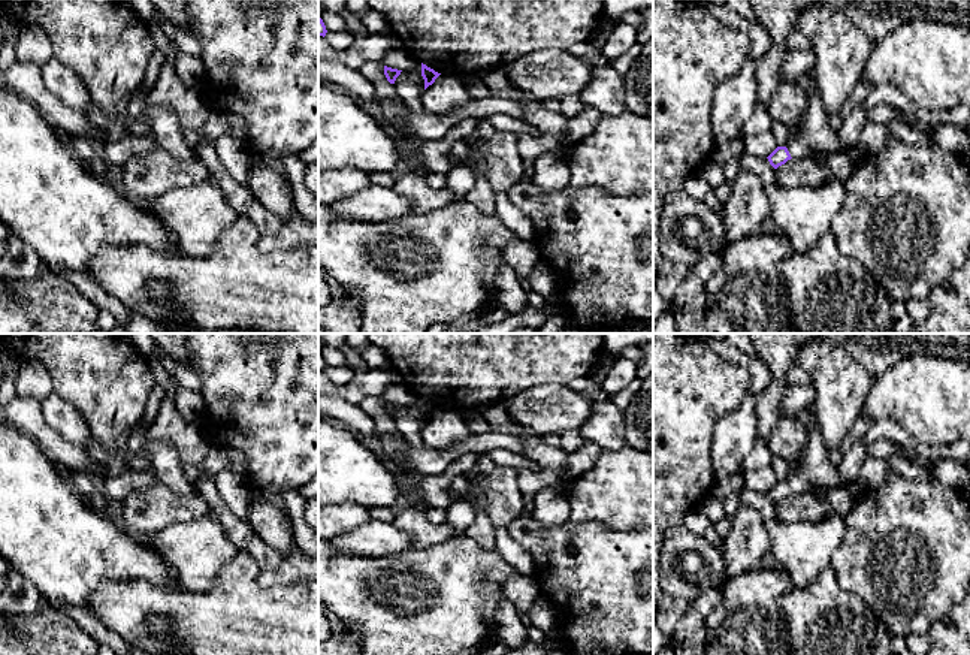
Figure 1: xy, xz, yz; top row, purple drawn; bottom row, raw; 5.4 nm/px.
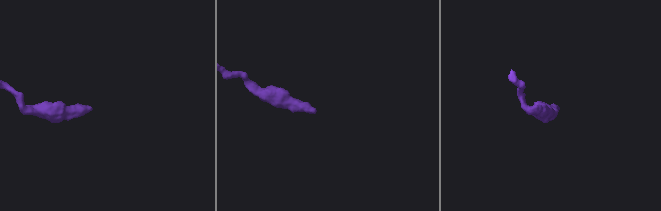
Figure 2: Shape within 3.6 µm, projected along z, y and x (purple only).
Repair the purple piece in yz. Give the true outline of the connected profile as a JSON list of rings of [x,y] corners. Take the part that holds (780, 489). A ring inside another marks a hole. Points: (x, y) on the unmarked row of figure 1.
[[[812,404],[798,411],[798,420],[806,429],[806,447],[798,459],[791,464],[788,479],[777,482],[767,493],[777,504],[791,493],[809,492],[812,486],[835,489],[840,477],[838,467],[828,459],[828,450],[822,441],[816,414]]]

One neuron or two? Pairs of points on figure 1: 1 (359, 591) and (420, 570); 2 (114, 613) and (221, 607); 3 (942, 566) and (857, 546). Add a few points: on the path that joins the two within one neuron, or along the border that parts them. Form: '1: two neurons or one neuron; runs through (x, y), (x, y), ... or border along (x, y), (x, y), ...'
1: one neuron; runs through (374, 591), (399, 591), (405, 585)
2: one neuron; runs through (141, 606), (195, 607)
3: one neuron; runs through (924, 548), (912, 548), (899, 536), (879, 539)

